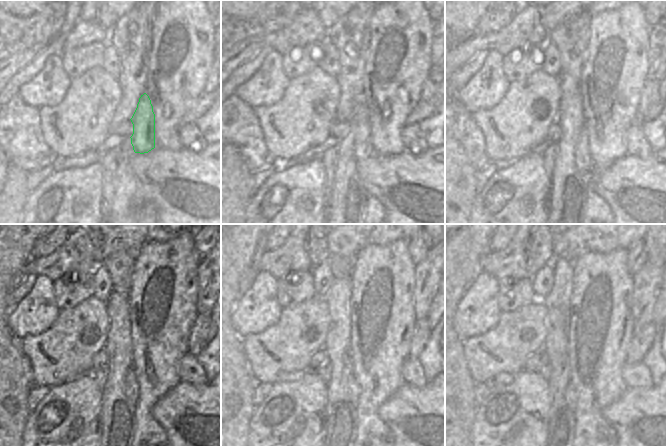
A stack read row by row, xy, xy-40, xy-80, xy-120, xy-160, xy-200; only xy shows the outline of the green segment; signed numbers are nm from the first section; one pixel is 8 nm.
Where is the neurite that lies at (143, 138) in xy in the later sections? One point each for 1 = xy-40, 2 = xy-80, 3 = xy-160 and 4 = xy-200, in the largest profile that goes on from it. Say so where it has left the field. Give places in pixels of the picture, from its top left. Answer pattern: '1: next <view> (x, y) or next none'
1: next xy-40 (362, 149)
2: next xy-80 (582, 155)
3: next xy-160 (354, 391)
4: next xy-200 (570, 395)

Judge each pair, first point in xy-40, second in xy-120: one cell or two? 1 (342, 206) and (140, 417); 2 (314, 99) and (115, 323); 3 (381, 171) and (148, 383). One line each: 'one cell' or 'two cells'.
1: two cells
2: two cells
3: two cells

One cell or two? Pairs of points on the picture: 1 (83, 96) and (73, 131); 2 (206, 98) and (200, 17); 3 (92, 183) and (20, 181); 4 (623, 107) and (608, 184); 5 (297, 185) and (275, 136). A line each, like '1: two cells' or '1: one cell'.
1: one cell
2: two cells
3: two cells
4: two cells
5: two cells

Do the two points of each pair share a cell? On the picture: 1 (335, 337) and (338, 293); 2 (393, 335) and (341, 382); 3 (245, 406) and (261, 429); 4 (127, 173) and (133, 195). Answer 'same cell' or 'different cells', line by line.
1: same cell
2: different cells
3: different cells
4: same cell

